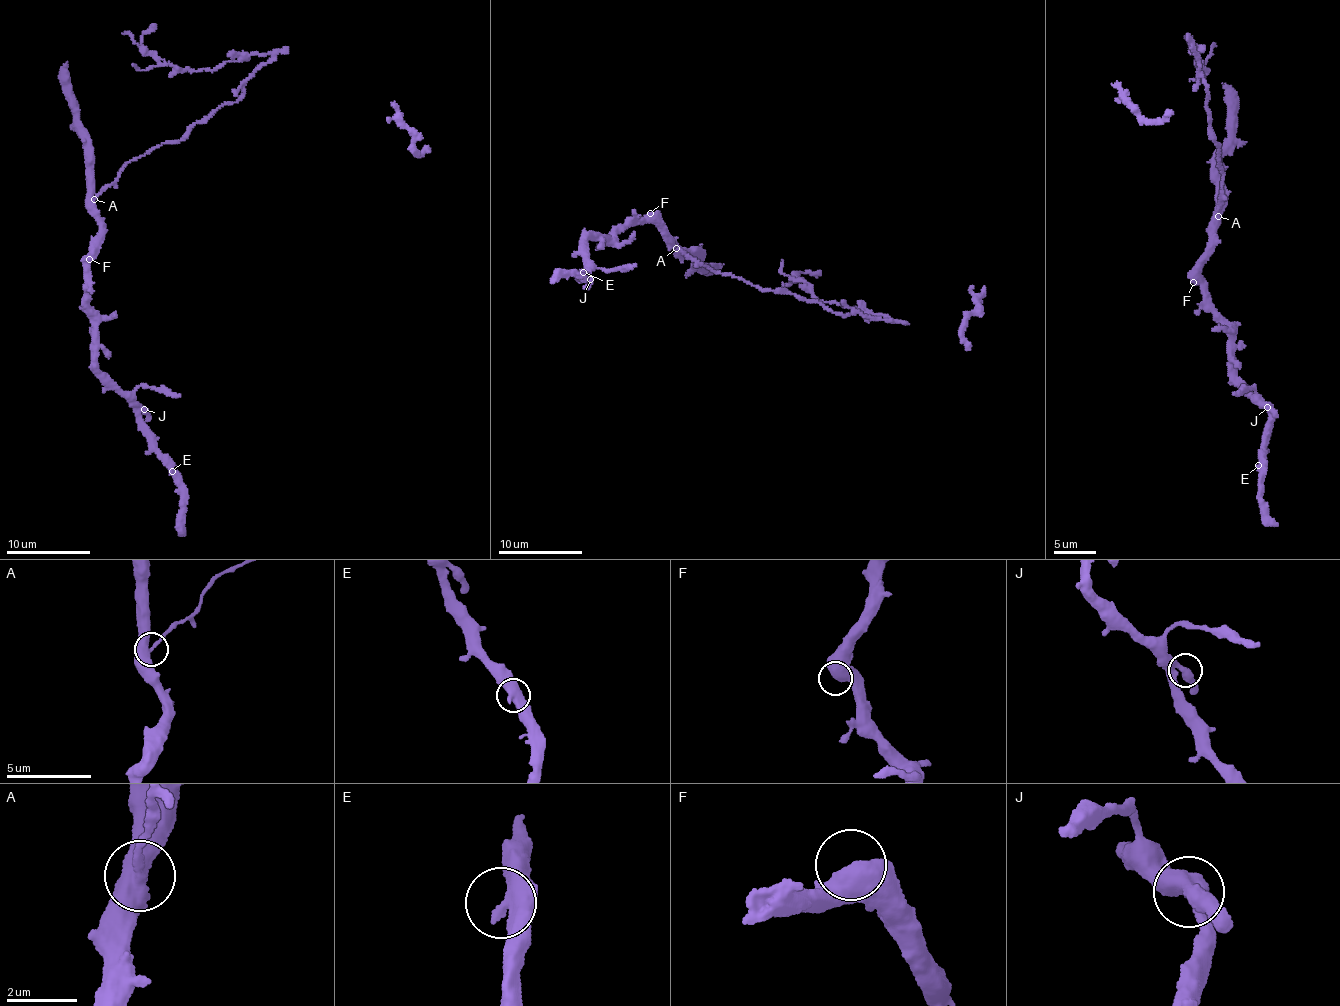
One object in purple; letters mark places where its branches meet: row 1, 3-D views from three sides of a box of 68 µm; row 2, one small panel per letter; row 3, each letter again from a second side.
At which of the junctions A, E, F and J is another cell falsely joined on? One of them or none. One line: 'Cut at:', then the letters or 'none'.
Cut at: A

